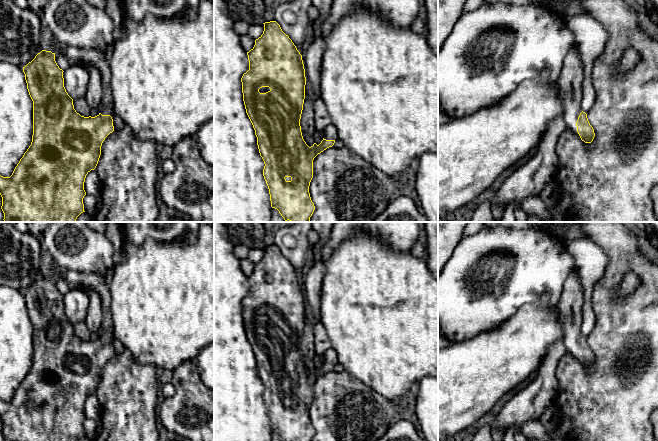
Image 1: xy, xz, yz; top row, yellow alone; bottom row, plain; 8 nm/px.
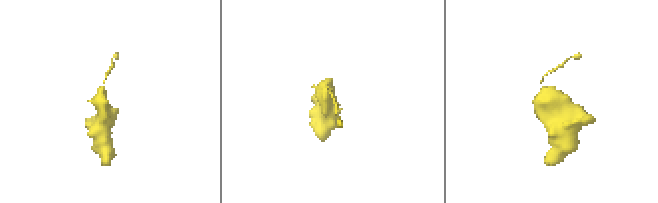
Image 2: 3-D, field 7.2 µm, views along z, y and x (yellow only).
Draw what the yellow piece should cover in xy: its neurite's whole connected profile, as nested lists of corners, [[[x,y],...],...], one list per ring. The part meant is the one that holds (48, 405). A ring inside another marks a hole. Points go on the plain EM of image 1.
[[[69,273],[66,280],[70,287],[90,286],[100,296],[103,309],[102,335],[95,341],[84,341],[76,336],[73,323],[64,311],[63,294],[55,285],[55,277],[42,274],[23,291],[29,319],[33,325],[32,366],[10,401],[0,399],[1,433],[4,441],[78,441],[84,435],[83,422],[86,419],[84,406],[86,399],[94,394],[101,379],[105,362],[114,355],[113,322],[111,317],[111,296],[109,281],[96,273]]]

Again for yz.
[[[572,271],[563,285],[563,293],[558,303],[560,309],[560,324],[564,330],[564,343],[569,353],[577,351],[582,365],[591,367],[595,361],[587,338],[581,333],[583,321],[582,307],[584,290],[576,271]]]

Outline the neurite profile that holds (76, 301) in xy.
[[[79,287],[71,288],[64,294],[63,302],[66,316],[73,324],[85,321],[89,297],[84,290]]]

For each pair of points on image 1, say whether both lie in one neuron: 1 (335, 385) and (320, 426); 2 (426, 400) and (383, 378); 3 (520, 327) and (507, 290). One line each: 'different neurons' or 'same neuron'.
1: same neuron
2: different neurons
3: different neurons

